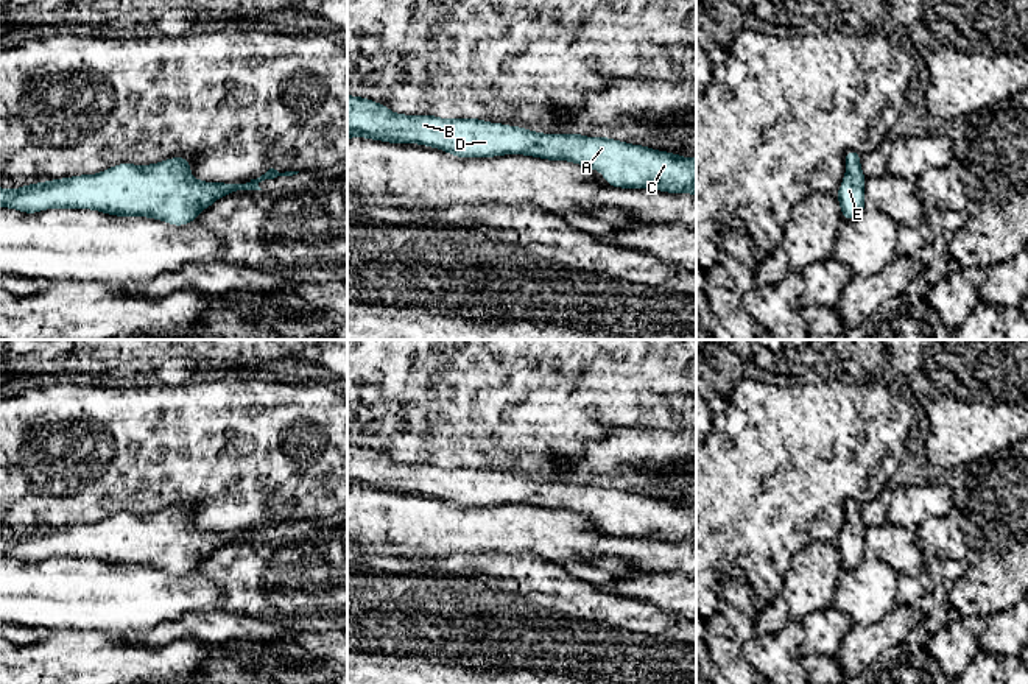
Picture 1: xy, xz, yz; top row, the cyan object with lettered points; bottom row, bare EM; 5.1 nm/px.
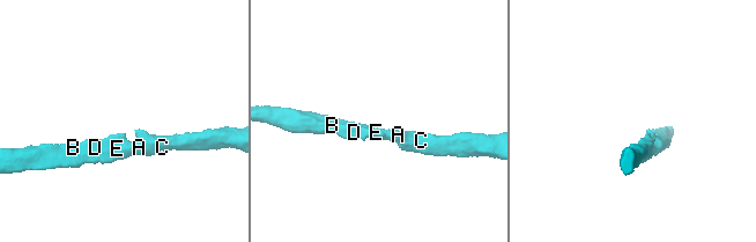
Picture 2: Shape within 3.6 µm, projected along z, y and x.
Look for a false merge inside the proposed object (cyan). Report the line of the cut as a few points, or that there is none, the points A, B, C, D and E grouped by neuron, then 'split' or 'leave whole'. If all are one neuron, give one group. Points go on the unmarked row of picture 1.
no cut | A B C D E | leave whole

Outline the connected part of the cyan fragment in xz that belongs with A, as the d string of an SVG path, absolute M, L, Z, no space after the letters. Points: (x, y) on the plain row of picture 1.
M347 444L347 488L419 492L461 508L523 503L600 519L607 534L696 544L696 506L682 506L609 486L542 483L481 467L394 463L369 447Z

